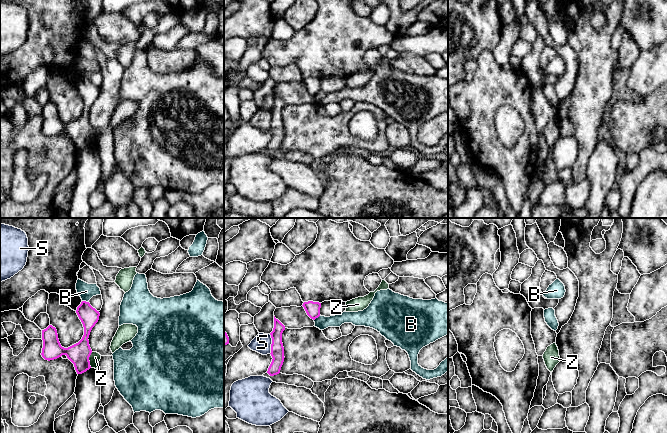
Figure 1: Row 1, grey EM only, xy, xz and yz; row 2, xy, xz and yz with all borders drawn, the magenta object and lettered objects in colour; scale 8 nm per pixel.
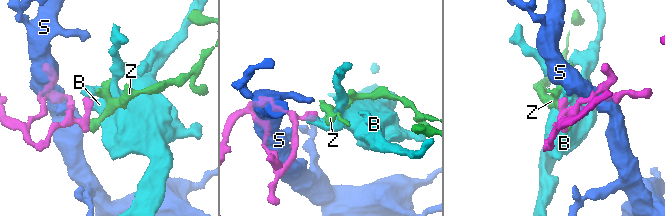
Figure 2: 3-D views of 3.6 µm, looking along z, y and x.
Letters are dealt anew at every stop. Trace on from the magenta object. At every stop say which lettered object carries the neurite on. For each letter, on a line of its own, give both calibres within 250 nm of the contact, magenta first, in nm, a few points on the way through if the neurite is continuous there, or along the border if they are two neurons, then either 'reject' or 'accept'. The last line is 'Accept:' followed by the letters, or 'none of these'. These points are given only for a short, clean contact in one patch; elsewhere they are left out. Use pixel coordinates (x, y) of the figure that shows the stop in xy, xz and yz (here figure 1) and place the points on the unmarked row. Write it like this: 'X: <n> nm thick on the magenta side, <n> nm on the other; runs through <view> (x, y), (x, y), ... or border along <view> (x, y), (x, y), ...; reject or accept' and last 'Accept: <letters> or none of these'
B: 120 nm thick on the magenta side, 110 nm on the other; border along xz (320, 91), (314, 96); reject
S: 110 nm thick on the magenta side, 150 nm on the other; reject
Z: 170 nm thick on the magenta side, 90 nm on the other; border along xy (92, 128), (89, 133), (90, 143); reject
Accept: none of these

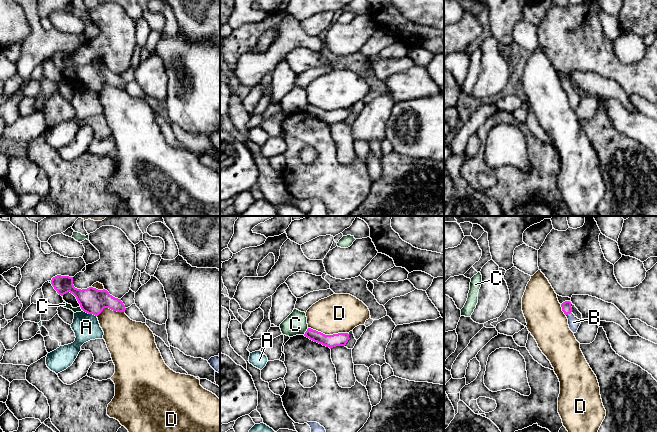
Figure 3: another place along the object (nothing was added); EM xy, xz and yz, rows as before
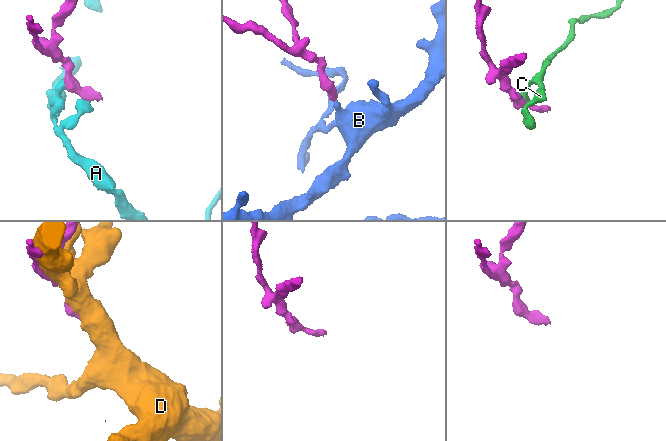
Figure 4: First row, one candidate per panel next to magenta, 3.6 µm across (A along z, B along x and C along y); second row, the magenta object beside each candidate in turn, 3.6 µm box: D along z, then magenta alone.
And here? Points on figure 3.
A: 200 nm thick on the magenta side, 220 nm on the other; reject
B: 80 nm thick on the magenta side, 90 nm on the other; runs through yz (566, 82), (568, 89), (573, 98); accept
C: 100 nm thick on the magenta side, 180 nm on the other; border along xz (308, 104), (303, 110); reject
D: 110 nm thick on the magenta side, 320 nm on the other; reject
Accept: B

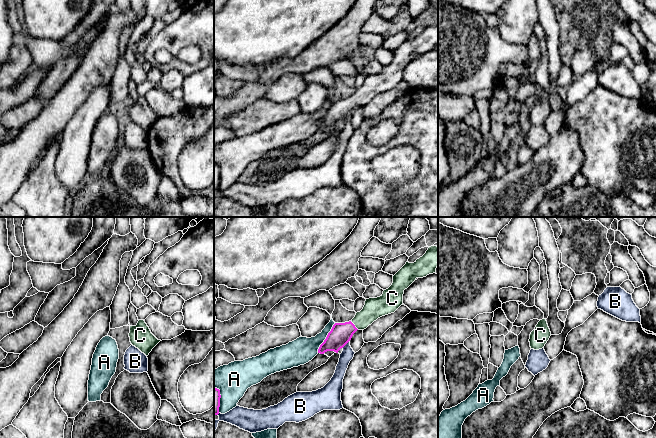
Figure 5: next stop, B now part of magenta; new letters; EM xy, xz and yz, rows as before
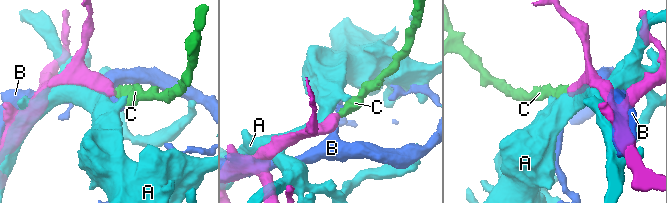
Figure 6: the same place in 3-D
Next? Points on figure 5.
A: 180 nm thick on the magenta side, 200 nm on the other; reject
B: 180 nm thick on the magenta side, 100 nm on the other; reject
C: 180 nm thick on the magenta side, 170 nm on the other; runs through xz (341, 109), (354, 101), (360, 98), (374, 84); accept
Accept: C

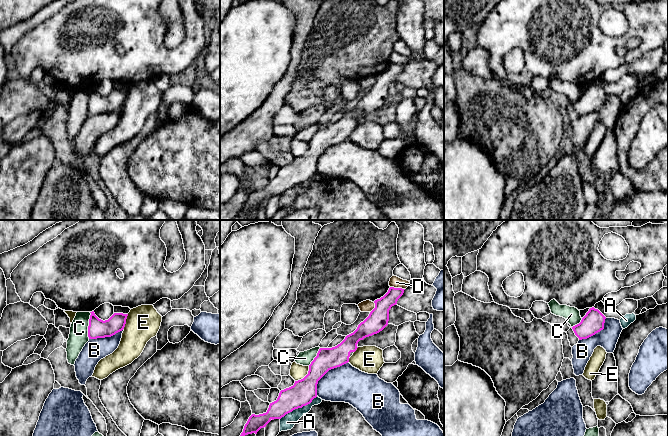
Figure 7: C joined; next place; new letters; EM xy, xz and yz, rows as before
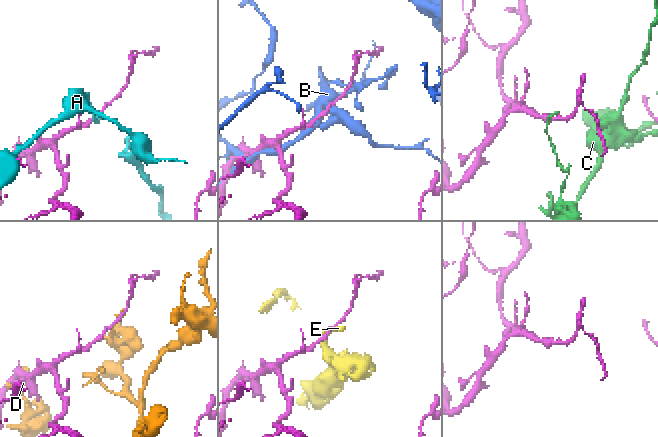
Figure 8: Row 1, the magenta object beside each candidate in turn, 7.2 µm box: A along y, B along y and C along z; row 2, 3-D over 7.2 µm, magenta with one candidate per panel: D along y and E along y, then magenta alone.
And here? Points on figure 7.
A: 200 nm thick on the magenta side, 120 nm on the other; border along xz (317, 172), (309, 179), (286, 189), (280, 195); reject
B: 200 nm thick on the magenta side, 300 nm on the other; reject
C: 150 nm thick on the magenta side, 160 nm on the other; border along xy (90, 88), (88, 114); reject
D: 140 nm thick on the magenta side, 90 nm on the other; reject
E: 200 nm thick on the magenta side, 120 nm on the other; reject
Accept: none of these

